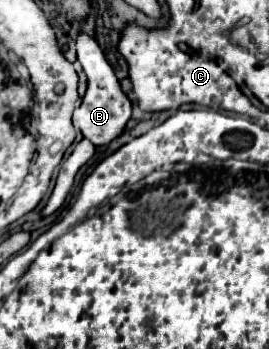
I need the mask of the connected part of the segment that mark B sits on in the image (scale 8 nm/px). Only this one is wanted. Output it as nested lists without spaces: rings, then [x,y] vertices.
[[[85,33],[79,35],[77,57],[79,57],[79,63],[81,63],[83,71],[89,77],[89,85],[87,85],[87,93],[81,99],[81,105],[79,105],[79,108],[75,108],[73,112],[73,125],[77,133],[81,132],[83,137],[89,139],[93,145],[111,143],[113,139],[117,139],[125,131],[125,125],[127,125],[127,121],[131,119],[131,113],[133,113],[133,105],[129,101],[129,97],[123,93],[113,67],[105,59],[105,53],[97,45],[95,39],[91,39]]]

